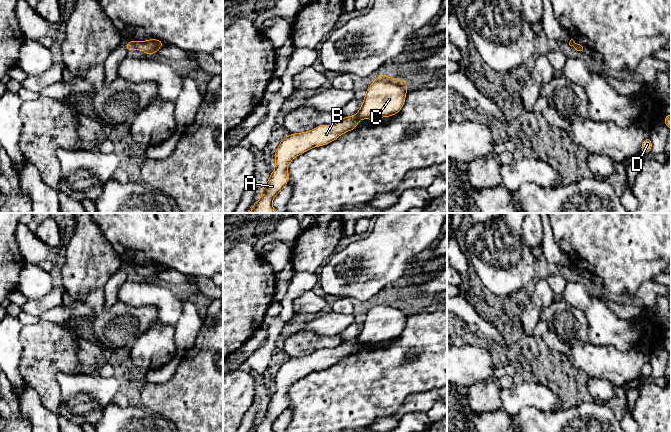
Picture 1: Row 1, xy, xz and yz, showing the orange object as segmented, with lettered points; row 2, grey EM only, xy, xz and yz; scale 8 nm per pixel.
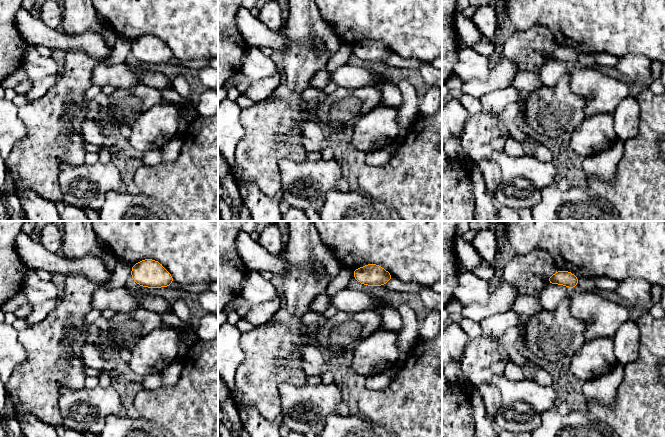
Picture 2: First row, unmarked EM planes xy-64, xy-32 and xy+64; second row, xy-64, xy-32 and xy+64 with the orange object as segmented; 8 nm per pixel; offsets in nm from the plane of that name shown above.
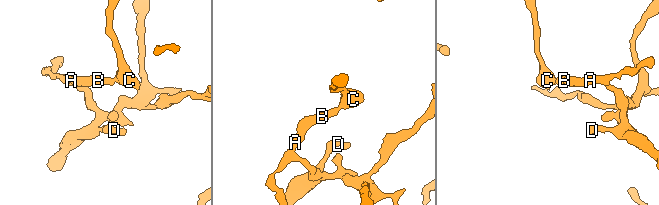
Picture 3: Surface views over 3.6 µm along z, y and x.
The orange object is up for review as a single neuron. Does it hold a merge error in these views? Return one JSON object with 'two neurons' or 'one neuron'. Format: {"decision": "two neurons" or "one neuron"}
{"decision": "two neurons"}

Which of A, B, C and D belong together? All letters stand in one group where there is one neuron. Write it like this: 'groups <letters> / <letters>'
groups A B D / C

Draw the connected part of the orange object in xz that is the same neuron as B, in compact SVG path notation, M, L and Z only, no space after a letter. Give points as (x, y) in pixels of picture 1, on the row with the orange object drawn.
M352 115L343 117L332 125L319 125L311 131L290 134L280 141L275 151L275 169L271 173L266 185L261 189L262 196L254 202L250 213L275 213L272 201L278 192L284 188L289 180L288 165L298 155L305 151L336 140L341 134L357 127L360 118Z

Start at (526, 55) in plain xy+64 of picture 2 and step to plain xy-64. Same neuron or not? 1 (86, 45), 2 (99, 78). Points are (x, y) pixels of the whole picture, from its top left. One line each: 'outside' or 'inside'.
1: outside
2: outside

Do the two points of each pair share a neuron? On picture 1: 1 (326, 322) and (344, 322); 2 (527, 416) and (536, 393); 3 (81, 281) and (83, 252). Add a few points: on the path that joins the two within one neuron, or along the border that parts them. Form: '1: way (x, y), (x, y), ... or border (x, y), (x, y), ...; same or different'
1: way (330, 322), (340, 322); same
2: border (554, 410), (547, 411), (525, 407), (511, 415); different
3: way (81, 274), (83, 271), (83, 259); same

